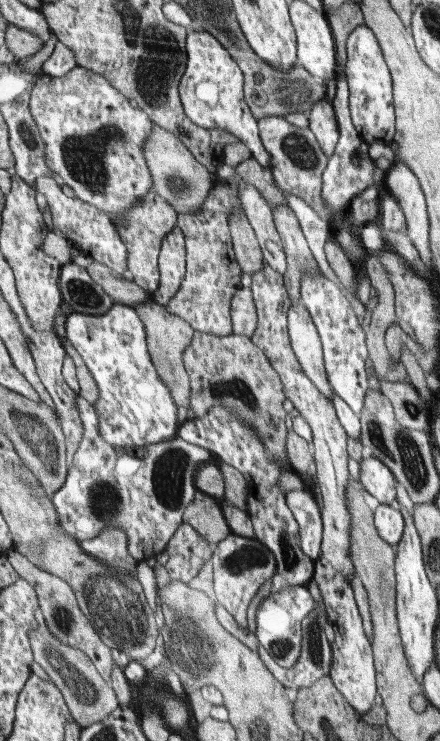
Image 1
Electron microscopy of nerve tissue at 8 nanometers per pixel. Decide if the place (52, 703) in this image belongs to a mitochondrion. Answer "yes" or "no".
yes

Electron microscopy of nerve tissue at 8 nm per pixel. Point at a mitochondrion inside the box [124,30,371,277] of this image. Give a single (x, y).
(286, 92)

